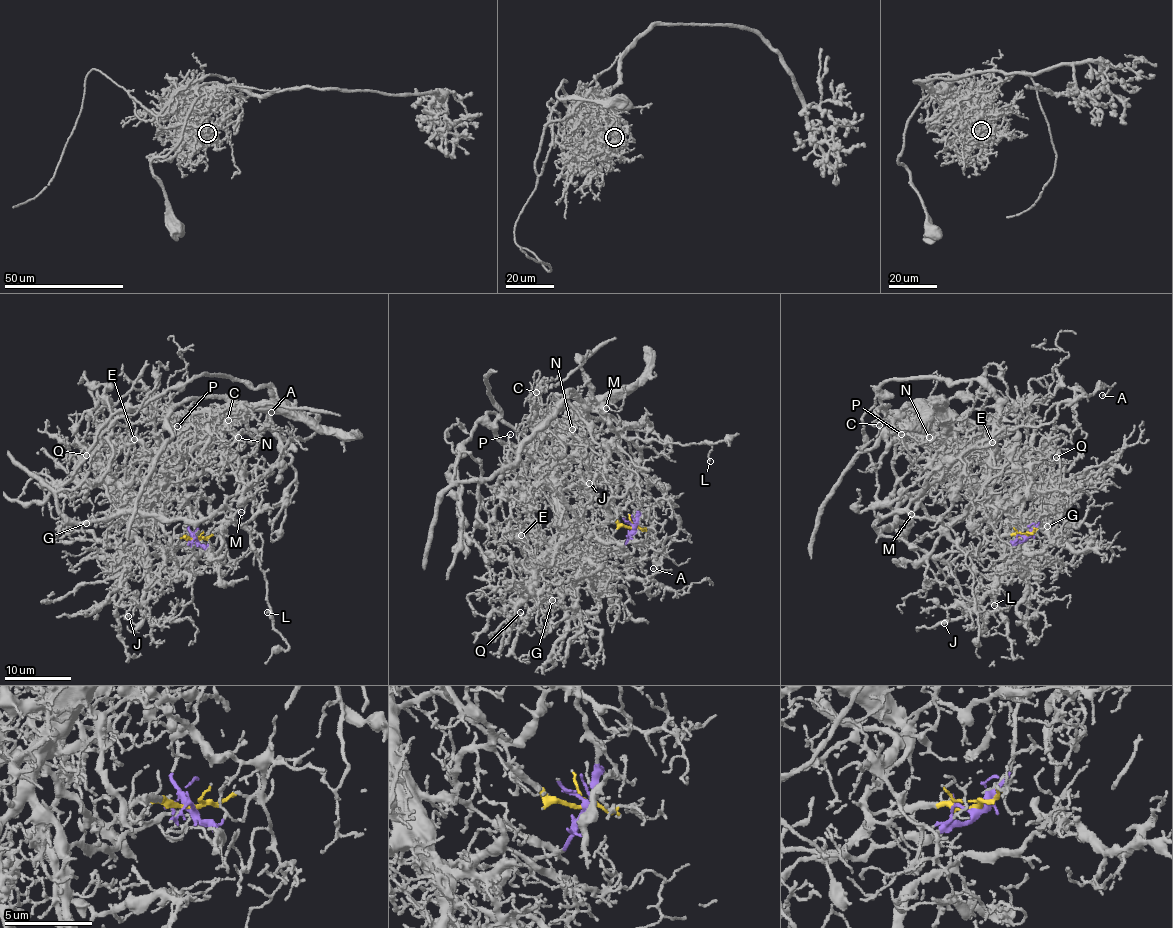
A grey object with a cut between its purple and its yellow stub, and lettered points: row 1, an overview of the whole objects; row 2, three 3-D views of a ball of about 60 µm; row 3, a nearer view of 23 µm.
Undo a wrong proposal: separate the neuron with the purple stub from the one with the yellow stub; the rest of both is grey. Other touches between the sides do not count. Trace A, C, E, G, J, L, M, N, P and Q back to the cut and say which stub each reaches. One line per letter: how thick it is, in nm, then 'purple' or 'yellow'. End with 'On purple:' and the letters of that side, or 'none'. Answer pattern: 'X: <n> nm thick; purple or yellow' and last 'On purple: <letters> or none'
A: 110 nm thick; purple
C: 160 nm thick; yellow
E: 130 nm thick; yellow
G: 100 nm thick; yellow
J: 130 nm thick; yellow
L: 120 nm thick; purple
M: 180 nm thick; purple
N: 140 nm thick; yellow
P: 120 nm thick; yellow
Q: 80 nm thick; yellow
On purple: A, L, M

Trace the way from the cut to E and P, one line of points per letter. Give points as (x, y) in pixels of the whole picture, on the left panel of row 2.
E: (196, 539), (171, 540), (166, 533), (154, 480), (142, 467), (140, 455), (121, 446), (123, 433), (134, 438)
P: (196, 539), (171, 540), (160, 514), (157, 493), (165, 477), (158, 437), (177, 426)

